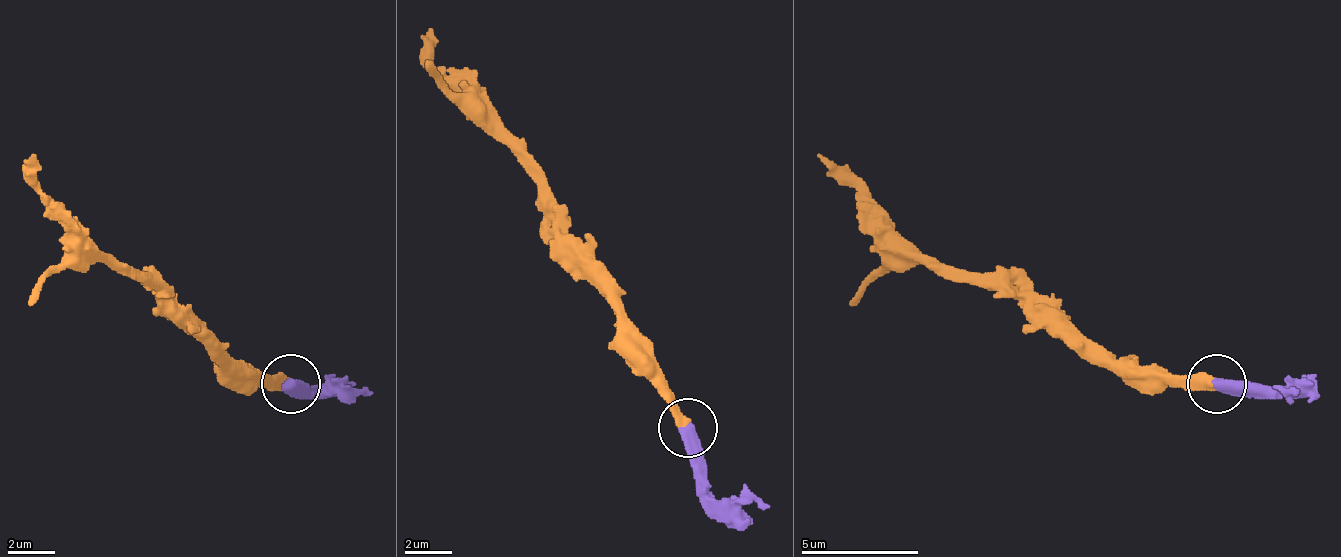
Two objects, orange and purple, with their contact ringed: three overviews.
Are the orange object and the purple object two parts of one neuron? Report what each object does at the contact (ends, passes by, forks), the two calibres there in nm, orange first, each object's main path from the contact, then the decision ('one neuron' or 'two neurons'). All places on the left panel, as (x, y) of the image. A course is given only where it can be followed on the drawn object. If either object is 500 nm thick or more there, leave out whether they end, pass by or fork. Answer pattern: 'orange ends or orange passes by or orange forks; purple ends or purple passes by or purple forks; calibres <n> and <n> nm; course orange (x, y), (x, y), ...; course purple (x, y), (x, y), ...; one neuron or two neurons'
calibres 440 and 550 nm; course orange (292, 385), (251, 379), (151, 280), (122, 274), (34, 186), (28, 156); course purple (292, 385), (321, 391), (374, 391); one neuron

